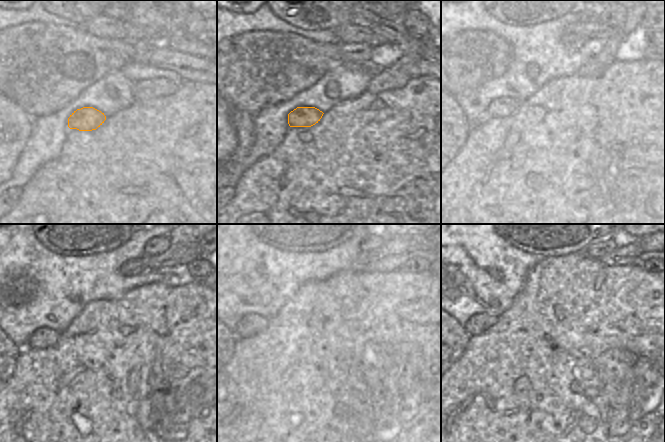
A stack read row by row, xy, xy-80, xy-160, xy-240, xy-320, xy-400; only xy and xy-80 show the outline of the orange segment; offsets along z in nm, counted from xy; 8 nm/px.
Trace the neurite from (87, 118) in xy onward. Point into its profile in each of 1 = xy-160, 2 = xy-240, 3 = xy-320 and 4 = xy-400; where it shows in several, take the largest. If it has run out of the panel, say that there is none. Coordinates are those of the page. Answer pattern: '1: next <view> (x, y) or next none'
1: next xy-160 (500, 108)
2: next xy-240 (42, 338)
3: next xy-320 (251, 325)
4: next xy-400 (477, 324)

